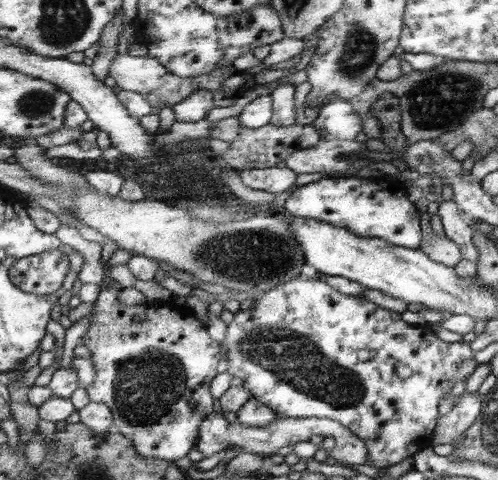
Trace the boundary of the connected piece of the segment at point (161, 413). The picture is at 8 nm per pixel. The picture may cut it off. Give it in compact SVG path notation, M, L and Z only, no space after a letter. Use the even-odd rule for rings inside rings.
M104 274L100 294L94 302L94 313L90 319L90 324L80 340L80 344L84 344L84 346L90 349L91 361L95 370L95 377L92 384L89 384L85 388L86 392L88 392L88 398L91 402L102 403L111 410L113 414L113 430L132 440L140 456L150 459L164 459L172 462L176 459L183 459L190 450L196 448L199 440L200 427L204 419L211 412L214 412L214 398L210 394L210 380L216 376L216 366L220 362L221 346L218 346L218 342L208 334L206 324L198 320L186 306L178 305L175 301L164 304L149 304L145 302L141 305L129 306L118 299L118 294L120 294L121 289L115 288L113 285L110 286L110 282L110 277L105 277Z

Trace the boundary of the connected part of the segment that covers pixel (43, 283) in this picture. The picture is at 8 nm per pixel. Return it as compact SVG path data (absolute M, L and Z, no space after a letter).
M60 250L21 259L12 267L12 278L24 292L40 296L52 294L63 286L71 264Z

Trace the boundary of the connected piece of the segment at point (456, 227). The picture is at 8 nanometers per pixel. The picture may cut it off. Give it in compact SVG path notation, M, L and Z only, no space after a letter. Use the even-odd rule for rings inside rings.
M441 200L438 206L438 216L442 222L444 234L460 246L463 259L478 264L478 250L473 244L473 230L468 217L457 207L453 200Z

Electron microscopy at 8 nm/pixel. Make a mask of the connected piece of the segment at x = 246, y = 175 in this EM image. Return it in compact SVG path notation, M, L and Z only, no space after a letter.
M270 167L240 171L240 178L250 189L277 195L295 186L297 174L288 167Z

